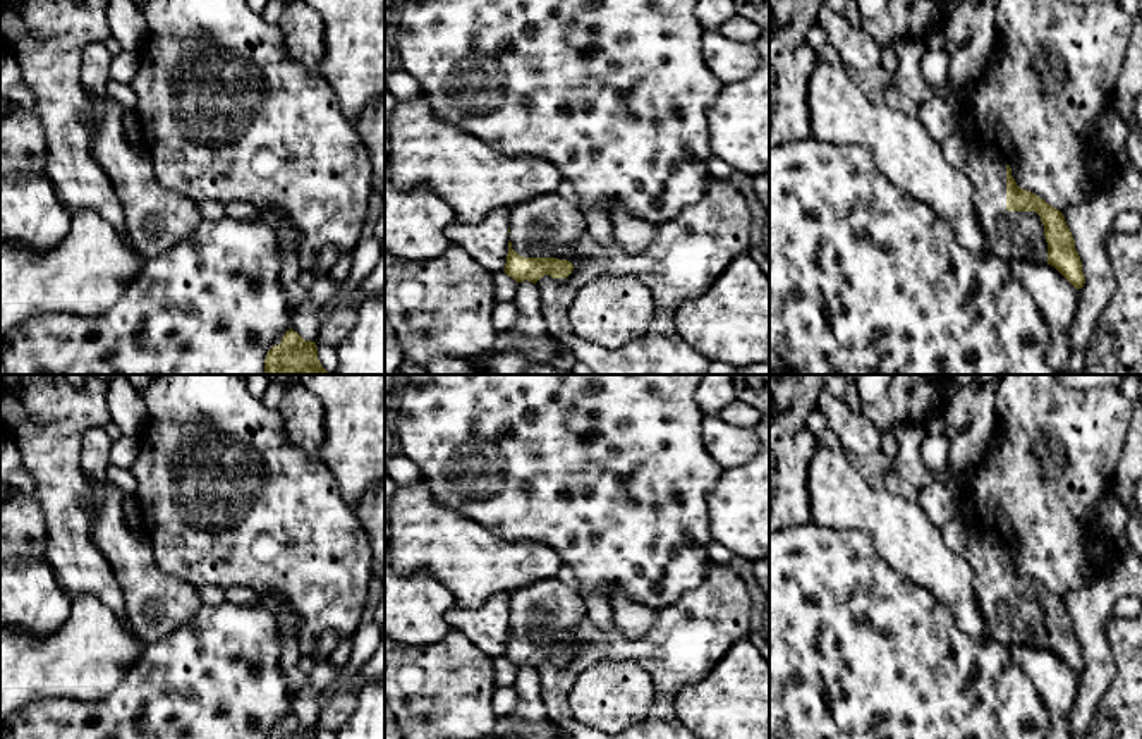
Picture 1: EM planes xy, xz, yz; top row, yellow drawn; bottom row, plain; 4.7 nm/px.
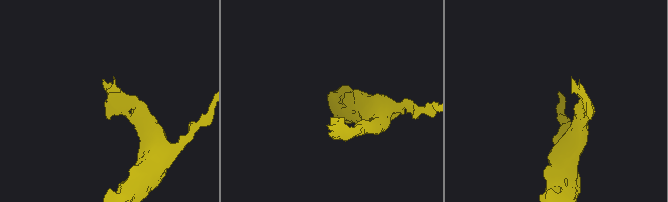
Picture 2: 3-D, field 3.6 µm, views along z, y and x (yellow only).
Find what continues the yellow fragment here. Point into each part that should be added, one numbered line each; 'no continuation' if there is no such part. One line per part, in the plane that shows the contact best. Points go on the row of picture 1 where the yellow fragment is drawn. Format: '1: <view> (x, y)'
1: yz (1014, 236)

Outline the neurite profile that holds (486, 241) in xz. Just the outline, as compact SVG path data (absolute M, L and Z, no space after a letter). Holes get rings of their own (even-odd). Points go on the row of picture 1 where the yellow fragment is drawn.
M496 208L479 223L453 222L445 235L452 244L467 251L491 273L503 272L508 254L510 210Z

